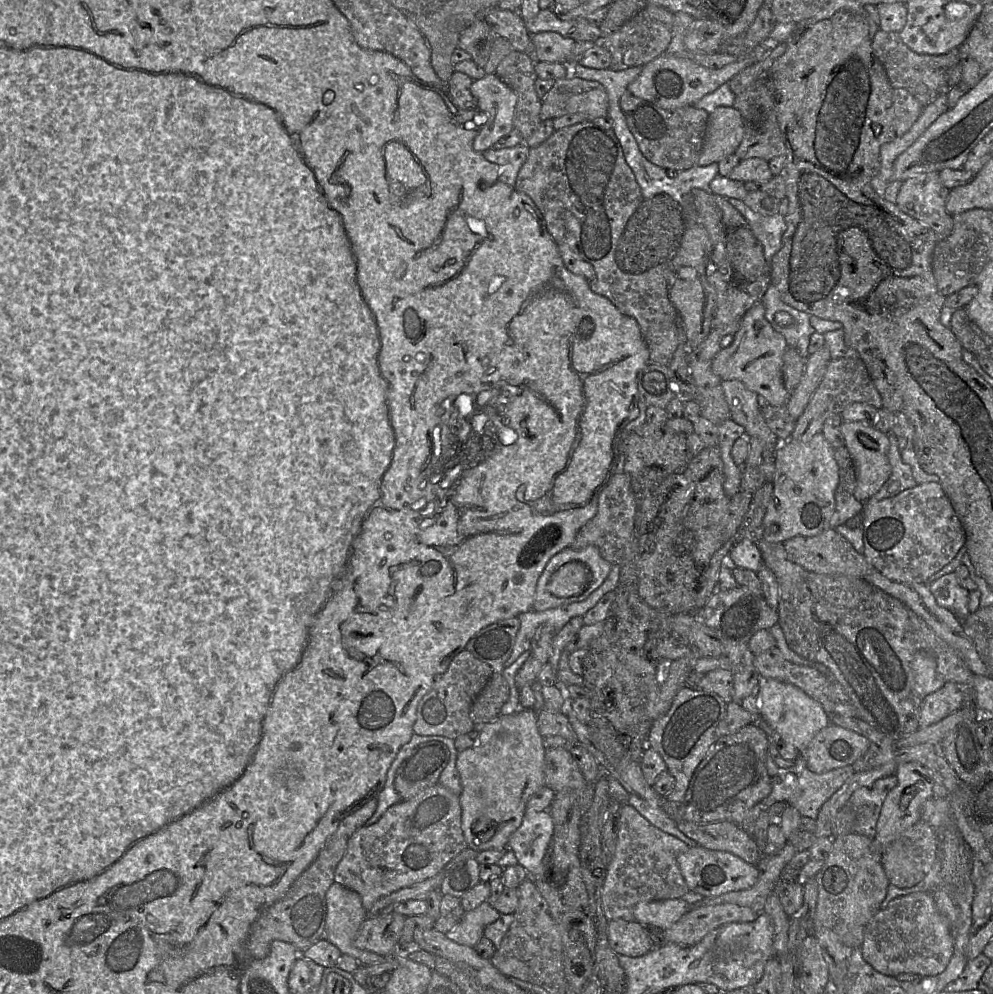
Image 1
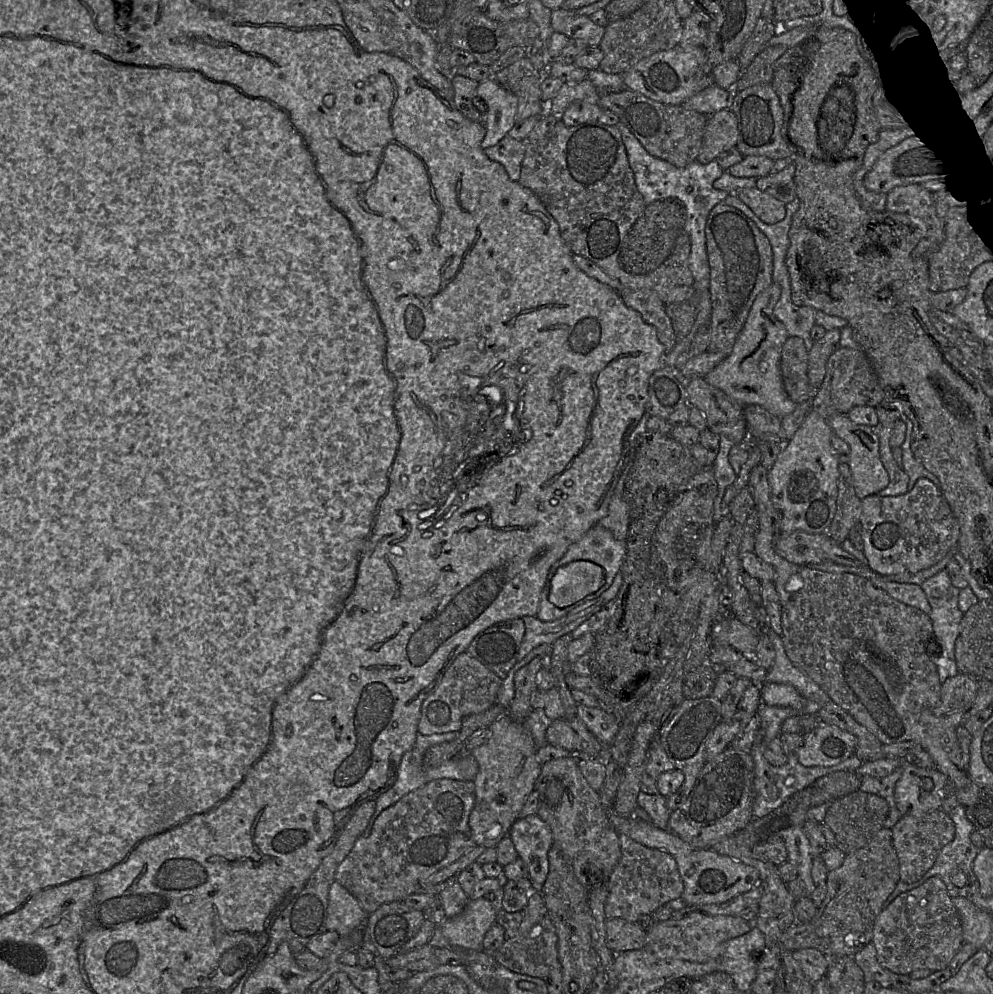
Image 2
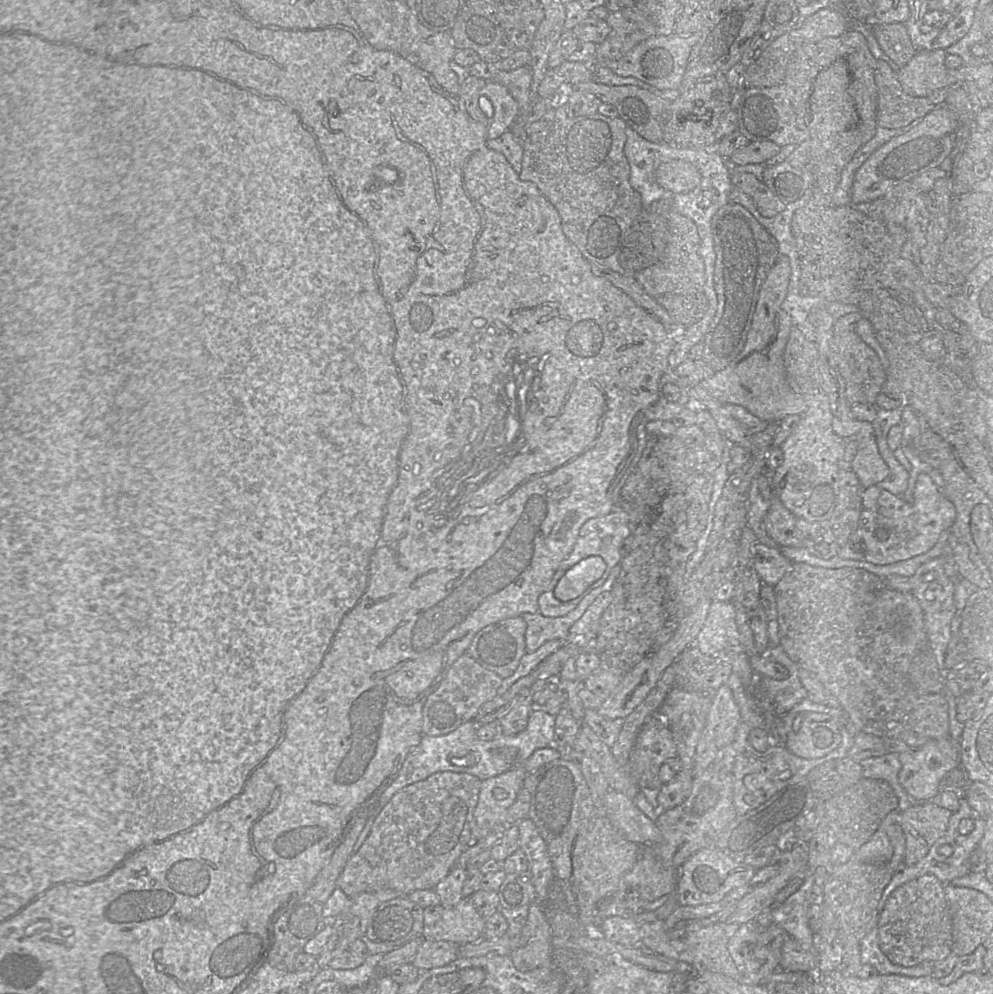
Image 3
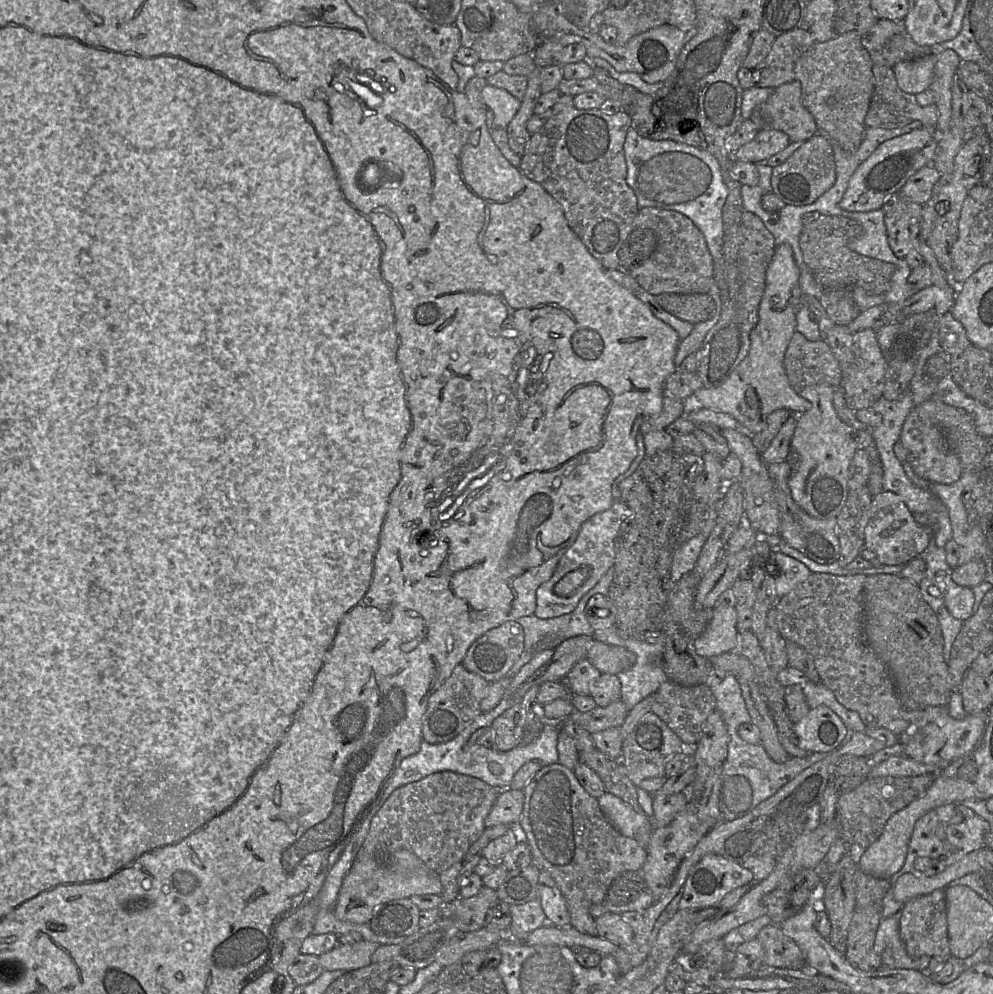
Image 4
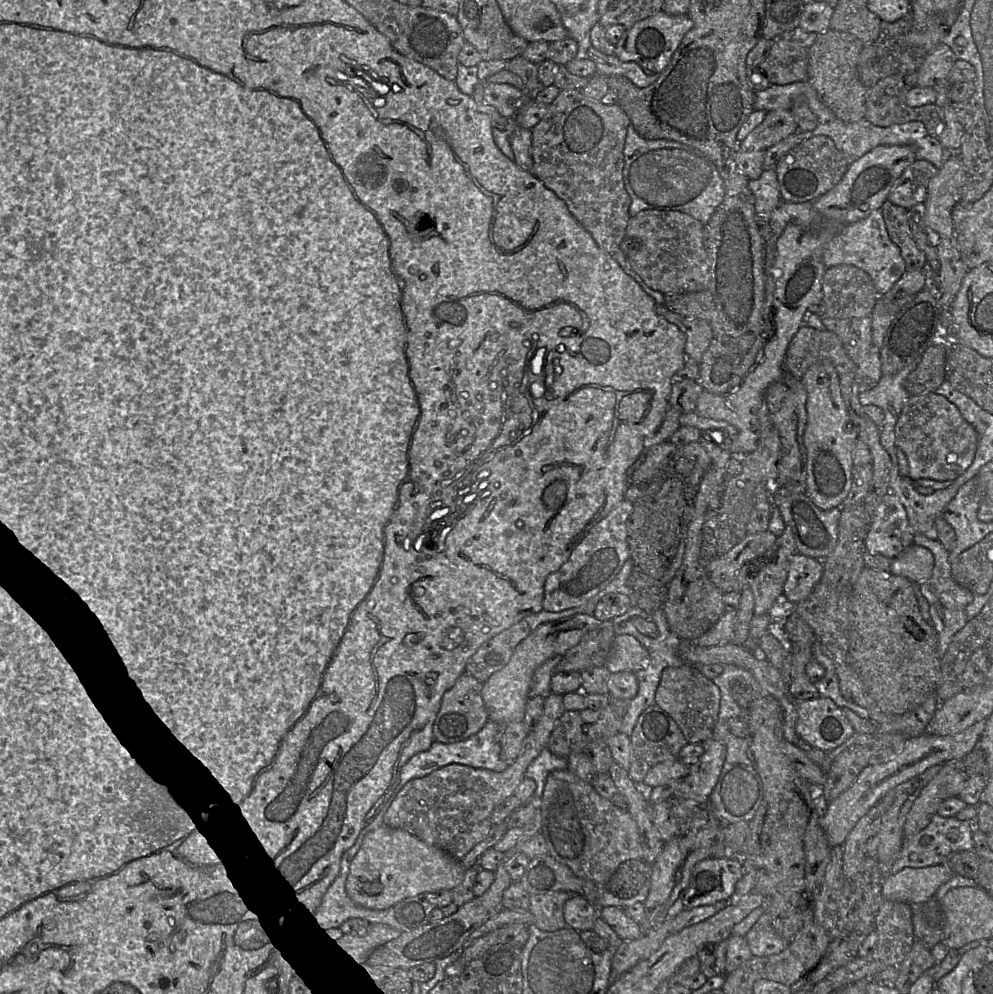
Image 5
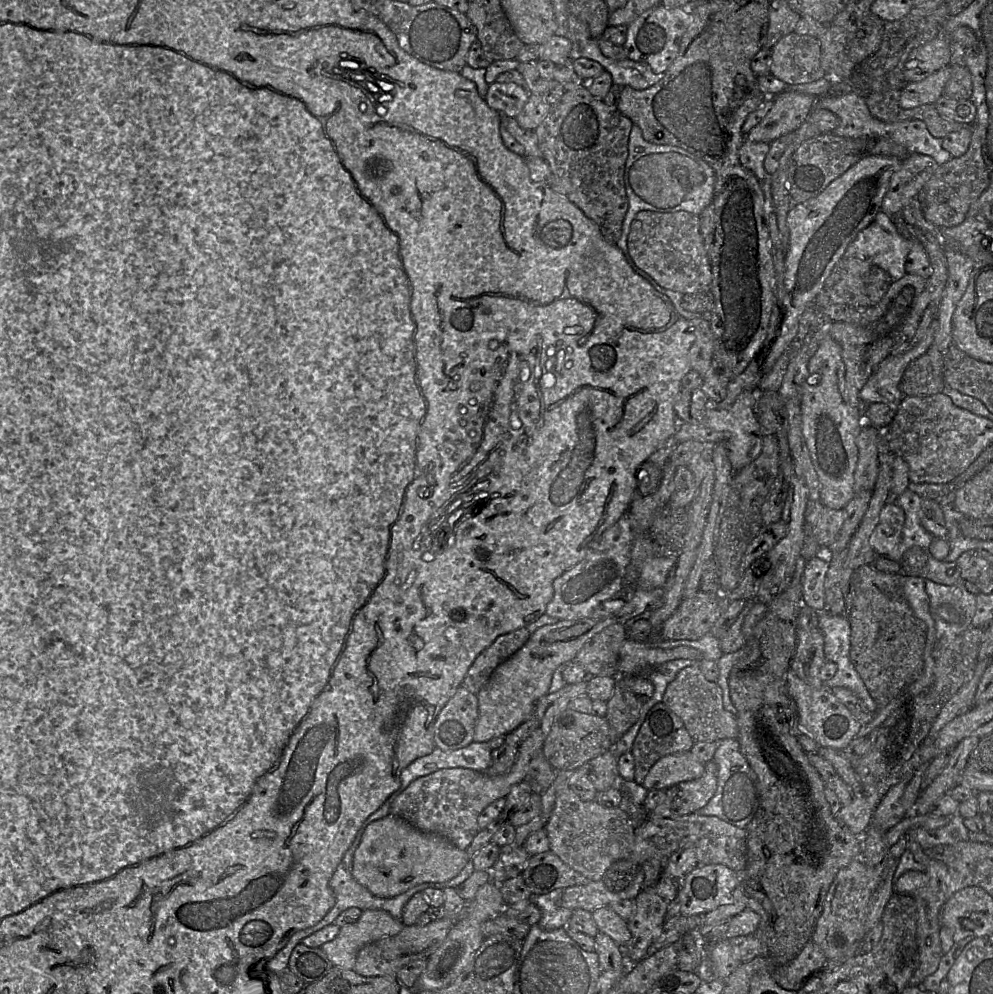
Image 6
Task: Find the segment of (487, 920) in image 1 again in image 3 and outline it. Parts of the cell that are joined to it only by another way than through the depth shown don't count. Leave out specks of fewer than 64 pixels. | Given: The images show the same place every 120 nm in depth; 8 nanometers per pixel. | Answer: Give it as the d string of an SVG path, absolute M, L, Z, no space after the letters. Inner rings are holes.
M469 898L443 909L440 919L424 927L422 937L429 941L448 941L458 945L475 943L484 937L486 920Z

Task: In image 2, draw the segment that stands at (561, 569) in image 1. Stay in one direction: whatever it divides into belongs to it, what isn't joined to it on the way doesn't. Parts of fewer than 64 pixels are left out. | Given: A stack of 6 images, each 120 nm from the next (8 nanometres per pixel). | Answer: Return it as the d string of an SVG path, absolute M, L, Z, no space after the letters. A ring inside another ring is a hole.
M577 559L571 562L550 568L547 577L552 580L549 586L549 600L559 606L569 606L592 590L604 580L604 569L589 560Z

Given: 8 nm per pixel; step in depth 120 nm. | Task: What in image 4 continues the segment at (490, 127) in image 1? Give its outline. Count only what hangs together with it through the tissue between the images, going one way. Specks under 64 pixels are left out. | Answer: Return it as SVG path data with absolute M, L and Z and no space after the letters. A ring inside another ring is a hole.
M487 84L481 91L482 102L493 112L493 127L504 129L513 119L521 101L502 88Z

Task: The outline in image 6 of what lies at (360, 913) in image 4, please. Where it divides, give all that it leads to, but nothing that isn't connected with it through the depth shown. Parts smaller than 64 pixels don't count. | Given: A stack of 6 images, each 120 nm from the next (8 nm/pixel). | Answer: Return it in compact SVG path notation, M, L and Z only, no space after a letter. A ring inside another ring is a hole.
M388 815L370 823L365 828L361 842L353 856L352 875L374 896L392 898L419 884L447 882L457 876L467 862L466 851L458 849L445 837L420 831L402 818Z

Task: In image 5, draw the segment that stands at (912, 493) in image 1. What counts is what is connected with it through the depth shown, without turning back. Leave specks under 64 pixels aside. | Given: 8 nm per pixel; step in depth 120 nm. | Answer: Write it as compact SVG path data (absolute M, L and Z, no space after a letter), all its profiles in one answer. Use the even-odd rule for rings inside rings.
M888 492L877 505L865 537L865 549L893 560L914 544L905 508L899 499Z

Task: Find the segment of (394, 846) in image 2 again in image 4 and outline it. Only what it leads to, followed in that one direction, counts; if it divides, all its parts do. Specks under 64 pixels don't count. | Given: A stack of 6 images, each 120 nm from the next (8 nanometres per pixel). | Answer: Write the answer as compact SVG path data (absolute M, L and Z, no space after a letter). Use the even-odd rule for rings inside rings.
M440 771L392 792L373 817L360 852L388 862L400 850L413 852L430 870L441 874L461 861L484 832L485 819L503 789L479 778Z

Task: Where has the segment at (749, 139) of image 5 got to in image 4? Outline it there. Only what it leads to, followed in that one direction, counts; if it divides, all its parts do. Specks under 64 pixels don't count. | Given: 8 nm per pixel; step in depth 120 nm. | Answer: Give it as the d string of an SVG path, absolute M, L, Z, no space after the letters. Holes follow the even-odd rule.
M760 130L755 138L734 152L734 159L742 162L767 162L771 156L791 143L788 135L779 130Z

